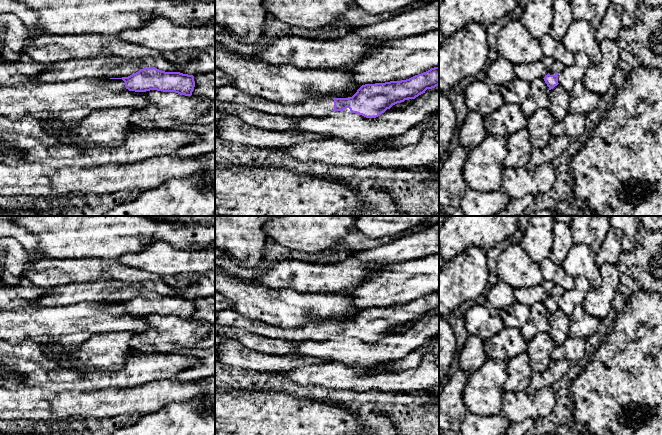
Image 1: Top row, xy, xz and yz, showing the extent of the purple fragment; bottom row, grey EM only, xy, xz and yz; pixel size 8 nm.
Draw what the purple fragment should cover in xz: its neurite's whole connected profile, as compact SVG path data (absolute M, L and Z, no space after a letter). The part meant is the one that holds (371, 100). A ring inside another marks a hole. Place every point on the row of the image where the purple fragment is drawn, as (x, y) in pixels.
M434 67L406 80L362 85L352 97L348 98L328 97L308 100L300 104L285 104L247 94L236 86L230 85L215 91L215 99L290 118L307 116L317 118L333 111L343 111L346 108L349 108L351 113L366 118L376 118L393 105L408 99L415 99L427 89L438 85L439 67Z

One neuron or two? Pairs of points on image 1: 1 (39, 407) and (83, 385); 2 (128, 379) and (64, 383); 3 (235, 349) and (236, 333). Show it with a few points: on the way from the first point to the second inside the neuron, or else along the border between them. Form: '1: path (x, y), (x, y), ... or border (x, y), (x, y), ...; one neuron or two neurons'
1: border (97, 388), (89, 390), (51, 390); two neurons
2: path (112, 379), (80, 381); one neuron
3: border (225, 336), (235, 338), (257, 350); two neurons

